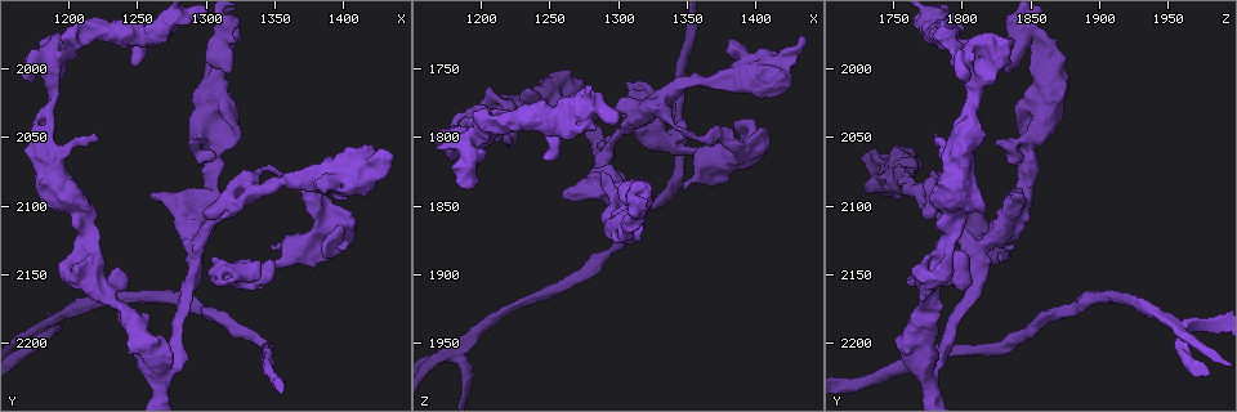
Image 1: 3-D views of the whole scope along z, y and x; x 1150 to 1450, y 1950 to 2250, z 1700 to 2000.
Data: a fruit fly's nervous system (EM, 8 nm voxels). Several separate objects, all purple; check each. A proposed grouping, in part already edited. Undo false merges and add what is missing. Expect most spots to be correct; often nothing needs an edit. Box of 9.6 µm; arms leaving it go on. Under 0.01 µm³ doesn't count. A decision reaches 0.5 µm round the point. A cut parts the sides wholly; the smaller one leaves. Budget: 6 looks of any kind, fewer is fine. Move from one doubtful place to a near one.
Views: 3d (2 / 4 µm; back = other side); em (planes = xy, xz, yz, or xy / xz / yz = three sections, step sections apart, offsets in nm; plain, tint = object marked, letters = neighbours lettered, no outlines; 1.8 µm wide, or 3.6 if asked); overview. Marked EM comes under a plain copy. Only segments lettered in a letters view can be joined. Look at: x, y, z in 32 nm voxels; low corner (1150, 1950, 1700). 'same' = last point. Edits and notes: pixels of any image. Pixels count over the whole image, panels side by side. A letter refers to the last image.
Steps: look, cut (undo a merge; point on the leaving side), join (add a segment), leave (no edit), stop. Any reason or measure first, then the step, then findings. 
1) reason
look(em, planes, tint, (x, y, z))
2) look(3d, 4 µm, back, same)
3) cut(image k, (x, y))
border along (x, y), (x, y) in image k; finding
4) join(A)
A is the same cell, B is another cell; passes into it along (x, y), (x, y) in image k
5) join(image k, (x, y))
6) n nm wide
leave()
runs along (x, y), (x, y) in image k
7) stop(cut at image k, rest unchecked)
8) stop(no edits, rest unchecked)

closes a loop
look(3d, 2 µm, (1302, 2062, 1846))

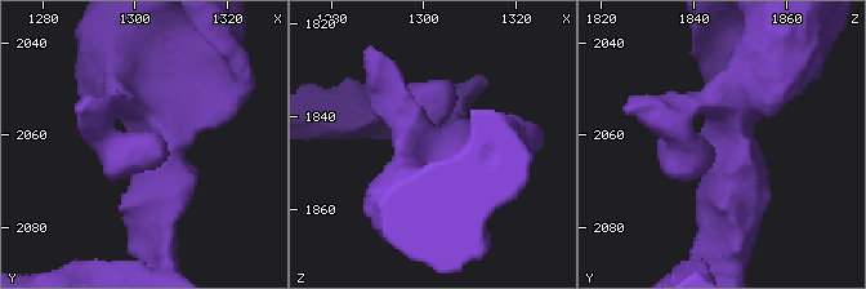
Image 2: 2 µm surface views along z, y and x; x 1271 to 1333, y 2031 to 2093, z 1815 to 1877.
4 arms; now the EM
look(em, xz, step 8, letters, (1304, 2063, 1848))

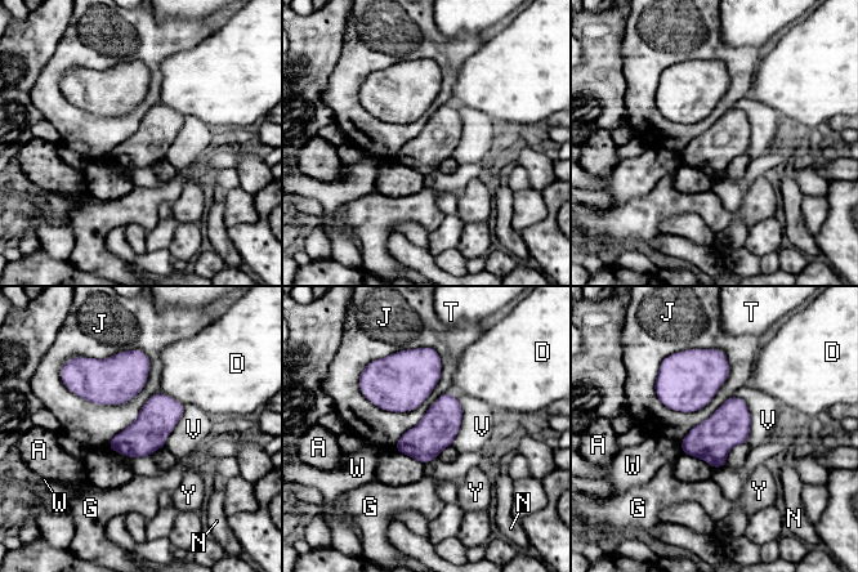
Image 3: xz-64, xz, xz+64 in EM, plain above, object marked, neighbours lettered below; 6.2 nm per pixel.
leave()
A, D, G, J, N, T, V, W and Y are other cells; border along (441, 356), (396, 351), (357, 384) in image 3; continuous, no second cell

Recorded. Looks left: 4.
sharp bend
look(3d, 2 µm, back, (1316, 1982, 1854))

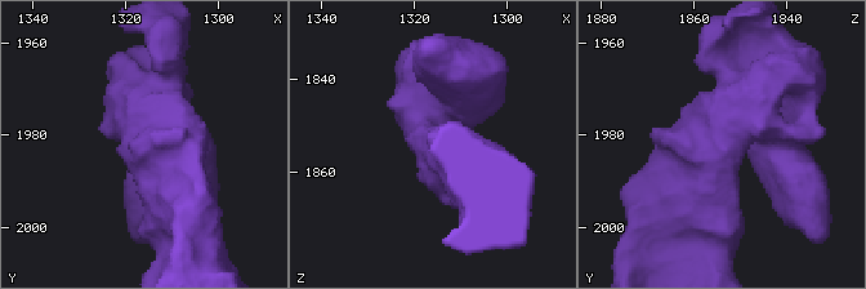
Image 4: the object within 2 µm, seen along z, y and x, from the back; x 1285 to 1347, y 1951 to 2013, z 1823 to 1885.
shape alone is not enough
look(em, yz, step 8, tint, (1316, 1981, 1853))

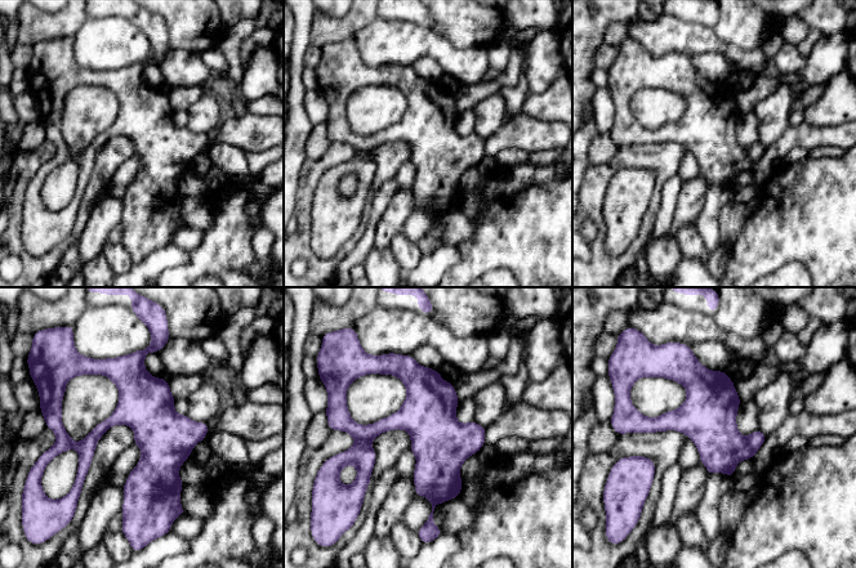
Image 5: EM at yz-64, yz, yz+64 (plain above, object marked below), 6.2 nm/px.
see the neighbours
look(em, yz, step 8, letters, same)

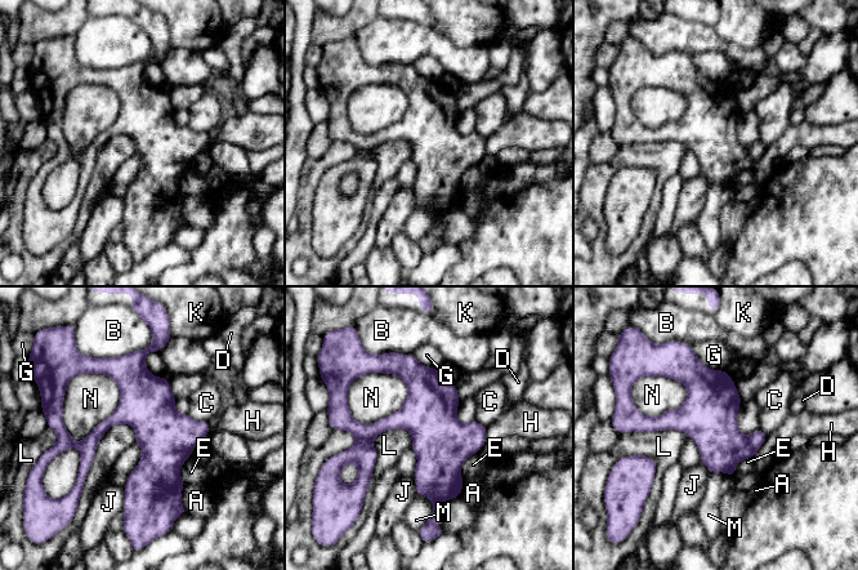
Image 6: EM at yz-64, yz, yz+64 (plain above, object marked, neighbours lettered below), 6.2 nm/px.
leave()
A, B, C, D, E, G, H, J, K, L, M and N are other cells; border along (406, 428), (372, 441), (365, 493) in image 6; continuous, no second cell

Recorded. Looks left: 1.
sharp bend
look(em, planes, letters, (1318, 2104, 1786))

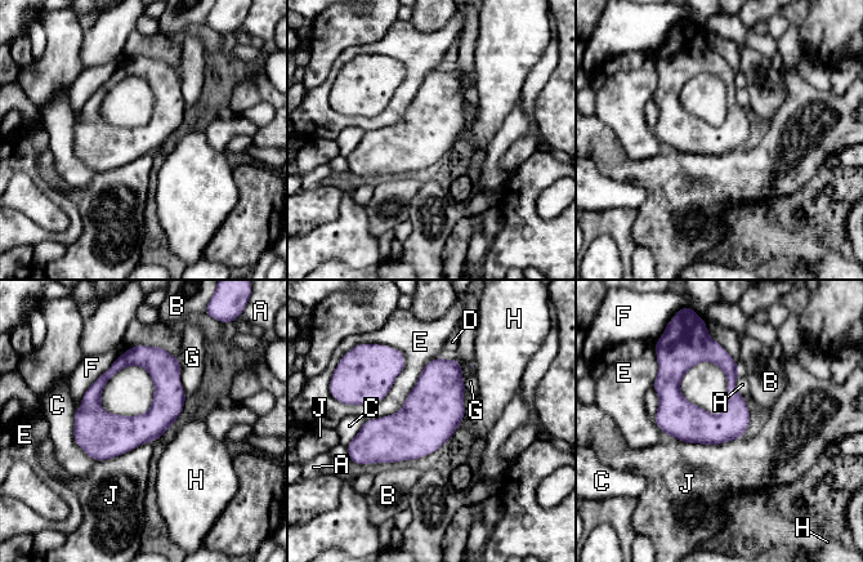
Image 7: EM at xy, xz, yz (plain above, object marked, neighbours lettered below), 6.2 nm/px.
leave()
A, B, C, D, E, F, G, H and J are other cells; runs along (159, 349), (162, 405), (98, 458) in image 7; all the same cell

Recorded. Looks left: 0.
stop(no edits, rest unchecked)

